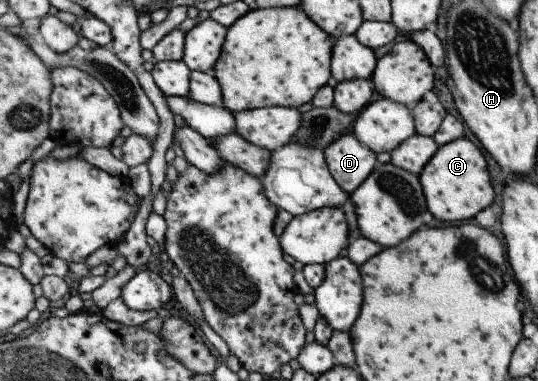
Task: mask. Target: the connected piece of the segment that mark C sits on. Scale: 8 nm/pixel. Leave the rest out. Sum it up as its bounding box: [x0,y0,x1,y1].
[417,136,495,222]

